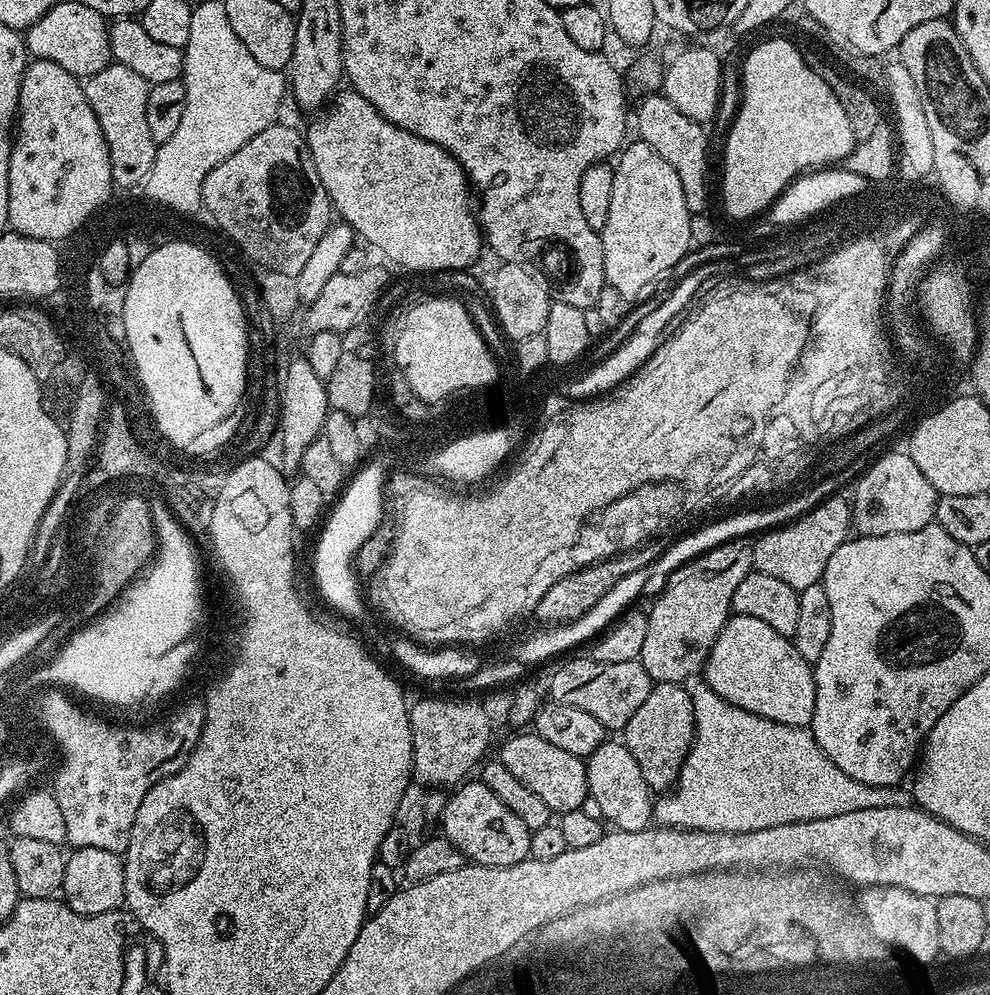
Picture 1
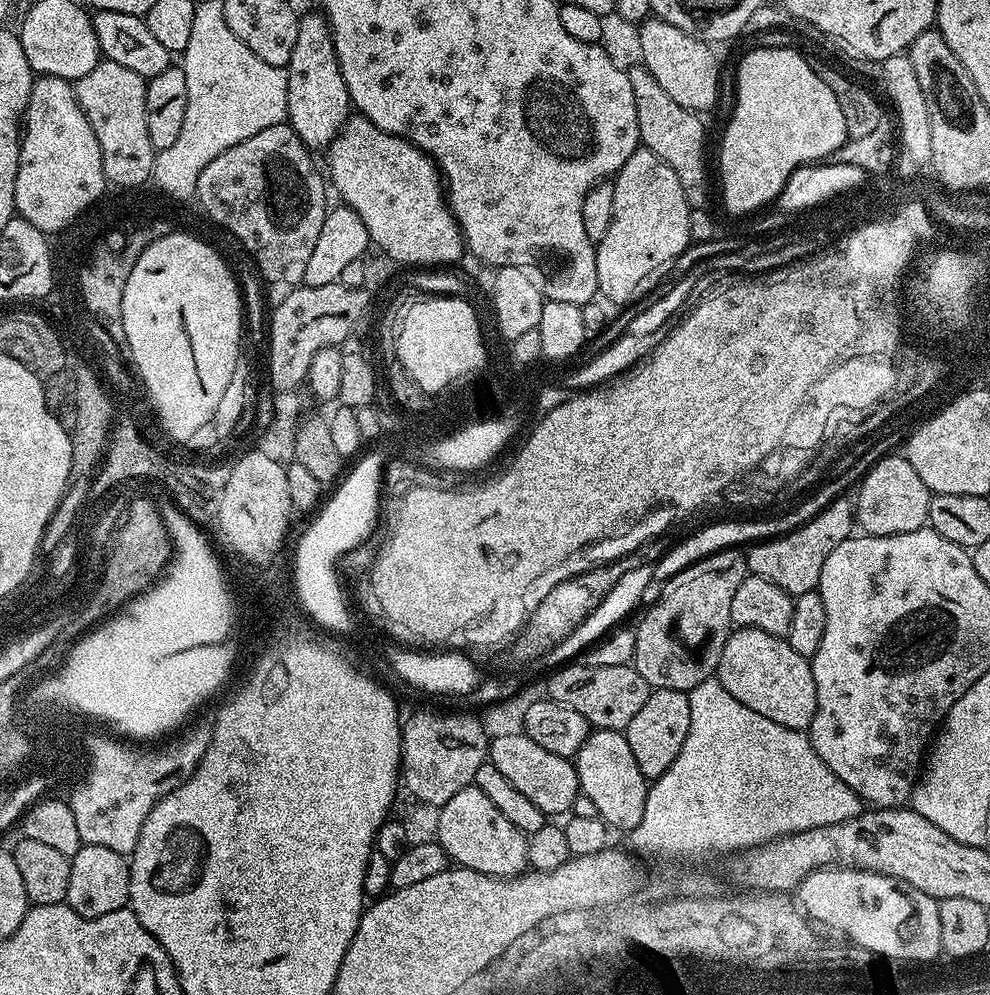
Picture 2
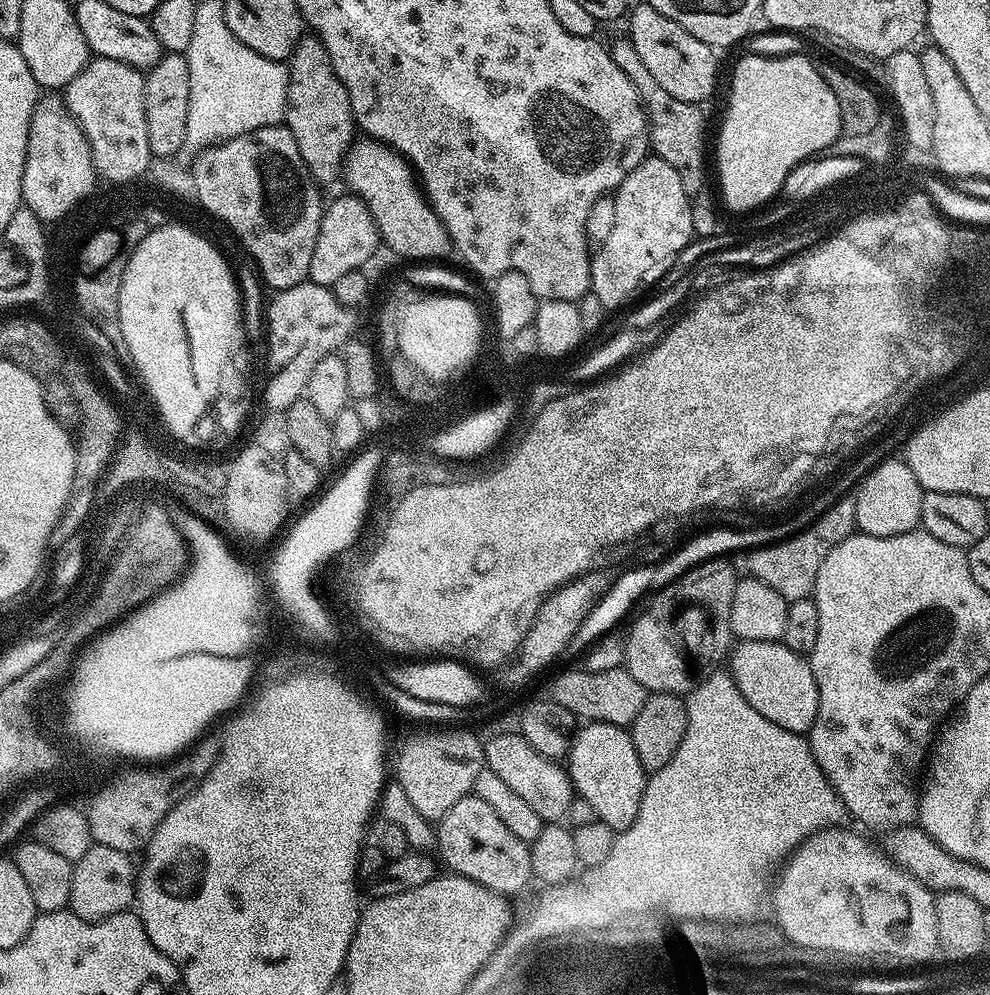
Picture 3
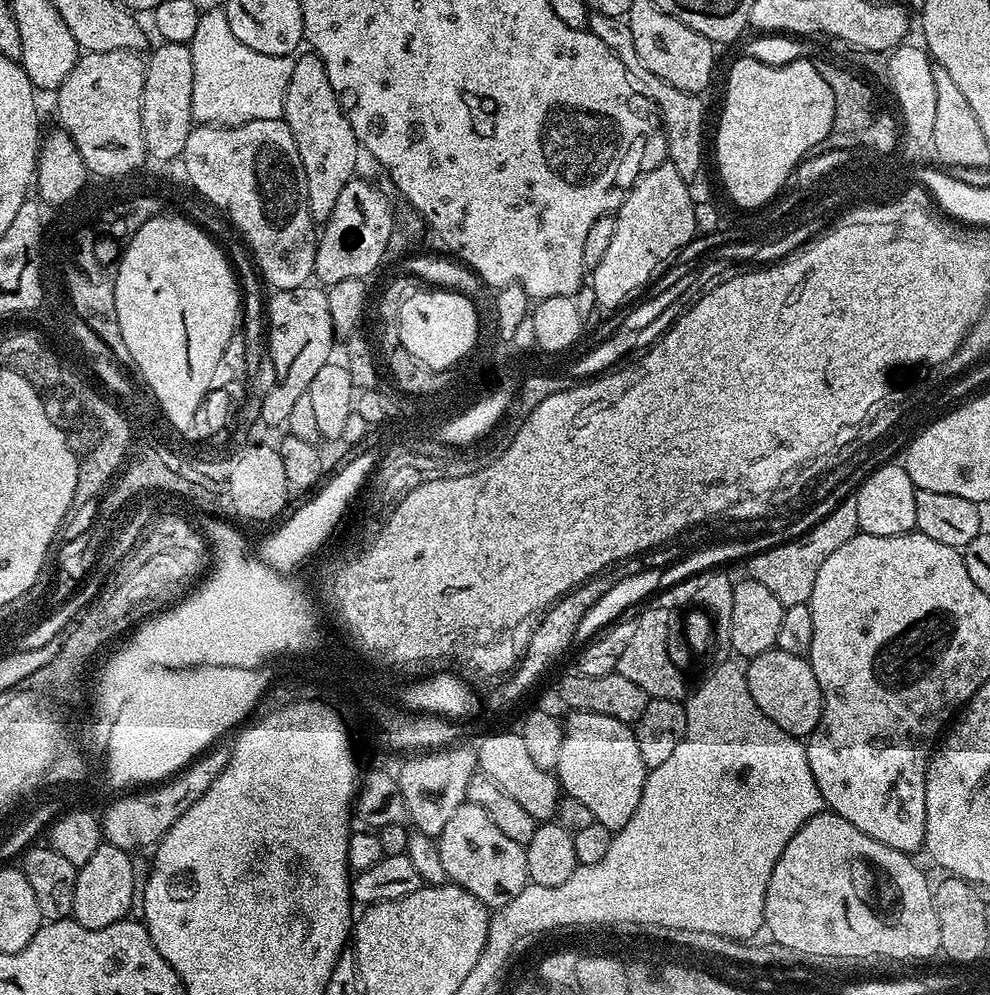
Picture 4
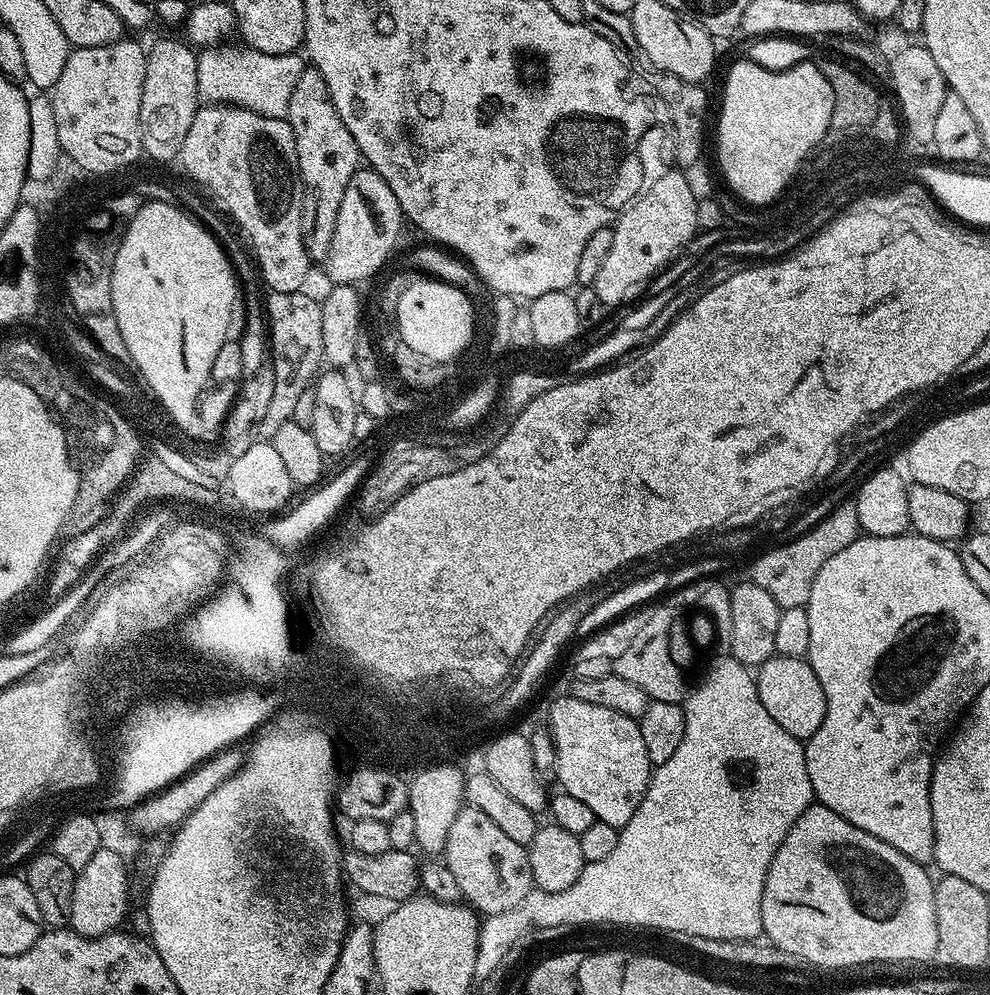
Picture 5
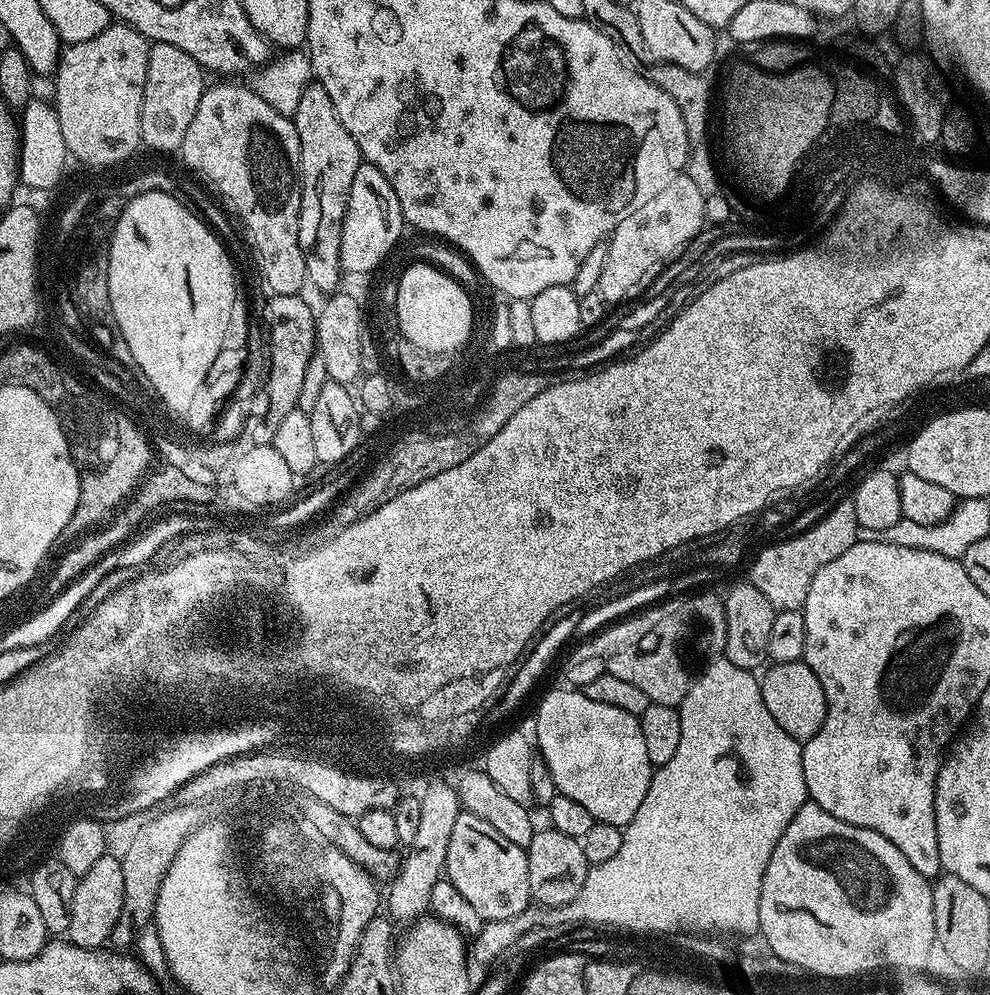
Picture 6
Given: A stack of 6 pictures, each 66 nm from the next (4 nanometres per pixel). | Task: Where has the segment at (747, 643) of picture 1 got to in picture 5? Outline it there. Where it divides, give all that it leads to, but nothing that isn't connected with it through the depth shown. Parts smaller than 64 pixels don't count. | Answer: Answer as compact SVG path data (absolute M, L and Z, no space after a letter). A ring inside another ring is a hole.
M774 655L759 665L754 675L758 698L762 698L762 706L766 706L770 718L795 740L807 742L826 718L826 694L822 694L822 682L818 682L818 674L814 674L807 659Z

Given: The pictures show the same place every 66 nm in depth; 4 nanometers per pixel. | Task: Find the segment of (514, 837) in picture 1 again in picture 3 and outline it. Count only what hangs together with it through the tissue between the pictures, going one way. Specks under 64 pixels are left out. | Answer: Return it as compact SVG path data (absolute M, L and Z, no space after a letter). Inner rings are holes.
M475 794L463 796L458 802L454 802L454 806L450 806L450 810L446 810L444 817L435 825L435 832L437 836L435 851L438 856L440 854L442 864L444 859L444 864L448 867L445 869L449 873L470 878L494 890L499 896L509 898L515 897L515 892L522 891L527 886L528 880L533 879L529 845L524 844L522 838L514 838L514 834L510 834L510 829L498 819L498 814L494 814L491 806L482 802L482 798L478 798Z

